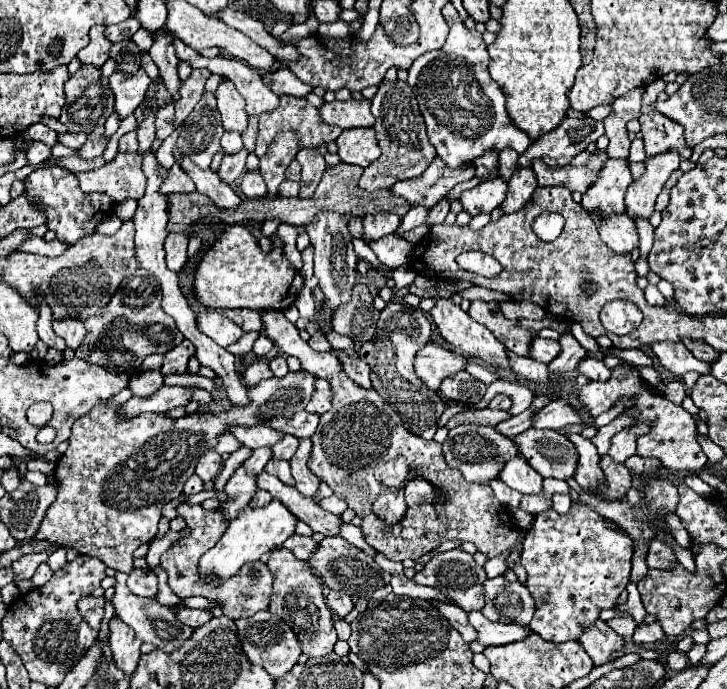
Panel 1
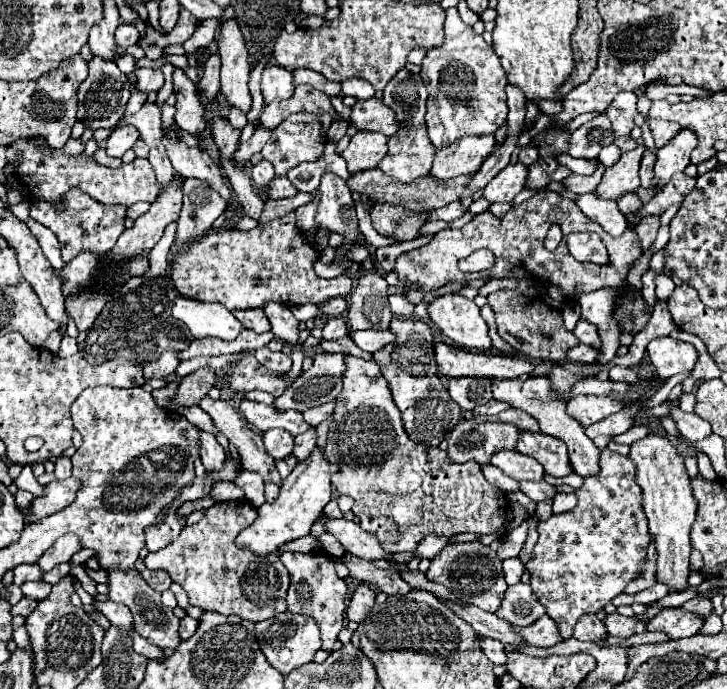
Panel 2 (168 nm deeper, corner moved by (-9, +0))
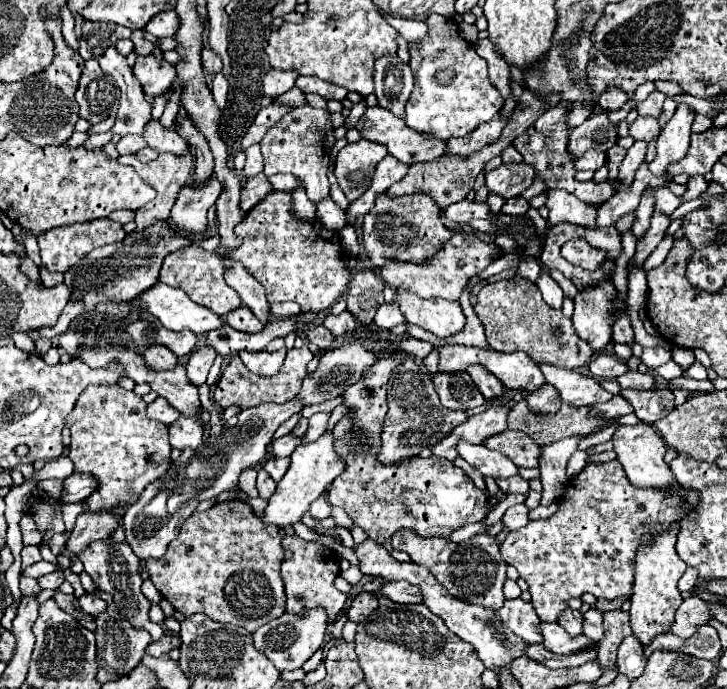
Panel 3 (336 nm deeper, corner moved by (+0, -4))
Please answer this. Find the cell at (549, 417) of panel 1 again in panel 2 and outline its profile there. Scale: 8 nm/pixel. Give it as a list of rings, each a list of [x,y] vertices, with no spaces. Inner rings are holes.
[[[576,396],[568,400],[568,414],[574,416],[586,428],[604,420],[610,414],[620,412],[624,406],[624,400],[612,396]]]

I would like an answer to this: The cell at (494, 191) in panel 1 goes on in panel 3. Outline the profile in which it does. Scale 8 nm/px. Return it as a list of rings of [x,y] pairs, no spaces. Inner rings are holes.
[[[501,164],[495,170],[485,172],[485,186],[491,194],[497,194],[505,200],[519,196],[525,188],[531,186],[535,170],[527,164]]]

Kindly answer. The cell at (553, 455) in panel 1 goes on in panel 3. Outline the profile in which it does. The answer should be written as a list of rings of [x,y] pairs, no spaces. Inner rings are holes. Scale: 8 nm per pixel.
[[[505,430],[485,442],[487,448],[497,450],[513,460],[519,468],[539,468],[541,458],[541,446],[537,446],[527,434]]]

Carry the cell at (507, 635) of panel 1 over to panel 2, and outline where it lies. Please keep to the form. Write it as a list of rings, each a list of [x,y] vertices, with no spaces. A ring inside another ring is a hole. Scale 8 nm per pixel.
[[[546,614],[536,620],[532,626],[526,626],[526,628],[514,628],[516,632],[520,632],[524,636],[524,640],[532,646],[542,646],[542,648],[550,648],[550,646],[556,646],[560,644],[564,638],[560,636],[560,630],[558,630],[558,624],[552,622]]]

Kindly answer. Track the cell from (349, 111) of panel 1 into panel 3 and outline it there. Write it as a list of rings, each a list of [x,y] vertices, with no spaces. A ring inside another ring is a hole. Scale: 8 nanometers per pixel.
[[[367,106],[365,114],[359,118],[357,126],[359,134],[367,140],[375,140],[377,136],[377,142],[379,144],[385,144],[389,154],[395,156],[397,160],[405,162],[405,164],[415,164],[415,162],[429,162],[429,160],[435,160],[439,156],[445,154],[445,142],[437,140],[437,138],[429,138],[429,134],[419,134],[417,130],[409,128],[401,118],[389,114],[389,110],[383,110],[379,106]]]

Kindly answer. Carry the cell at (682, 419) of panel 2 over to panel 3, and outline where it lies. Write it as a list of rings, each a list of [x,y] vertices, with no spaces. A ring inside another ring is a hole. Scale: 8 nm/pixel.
[[[621,390],[621,396],[629,400],[637,418],[645,424],[653,424],[673,410],[673,406],[667,404],[667,400],[673,400],[671,390]]]

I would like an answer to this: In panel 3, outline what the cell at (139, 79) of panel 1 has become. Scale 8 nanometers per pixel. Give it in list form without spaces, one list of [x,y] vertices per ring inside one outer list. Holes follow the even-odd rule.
[[[151,54],[149,56],[137,56],[137,62],[133,66],[133,74],[137,76],[143,92],[147,96],[157,96],[169,90],[169,86],[175,80],[175,66],[169,62],[159,64]]]

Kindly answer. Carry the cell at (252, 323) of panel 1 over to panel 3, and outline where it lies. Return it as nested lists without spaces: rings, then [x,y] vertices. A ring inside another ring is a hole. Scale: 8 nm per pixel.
[[[241,306],[237,310],[233,310],[227,318],[227,324],[239,332],[259,332],[263,330],[261,322],[257,322],[257,318],[253,318],[251,310],[247,306]]]

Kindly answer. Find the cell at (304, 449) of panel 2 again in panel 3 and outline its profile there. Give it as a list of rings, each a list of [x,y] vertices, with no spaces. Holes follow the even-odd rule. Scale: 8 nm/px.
[[[321,412],[321,414],[311,416],[311,418],[309,418],[309,428],[307,428],[307,432],[301,436],[301,444],[315,442],[315,440],[325,432],[327,420],[329,420],[329,412]]]

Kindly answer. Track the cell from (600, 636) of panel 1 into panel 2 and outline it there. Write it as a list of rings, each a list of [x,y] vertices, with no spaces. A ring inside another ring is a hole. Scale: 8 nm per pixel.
[[[584,614],[584,616],[578,618],[578,622],[576,622],[572,638],[582,640],[582,642],[594,642],[594,644],[600,644],[602,638],[604,638],[606,634],[608,634],[608,632],[606,632],[604,624],[602,624],[594,614]]]

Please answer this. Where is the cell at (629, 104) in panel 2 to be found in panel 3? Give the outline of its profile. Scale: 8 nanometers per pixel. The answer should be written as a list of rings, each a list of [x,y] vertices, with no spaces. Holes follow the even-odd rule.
[[[607,90],[599,98],[599,106],[623,106],[627,102],[627,94],[621,90]]]

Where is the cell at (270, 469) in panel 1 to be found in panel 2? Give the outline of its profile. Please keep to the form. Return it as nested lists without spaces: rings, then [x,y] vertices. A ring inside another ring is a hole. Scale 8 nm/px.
[[[288,456],[288,458],[282,458],[282,460],[276,460],[276,468],[278,468],[278,474],[282,476],[282,480],[294,470],[294,466],[298,464],[298,460],[294,456]]]

